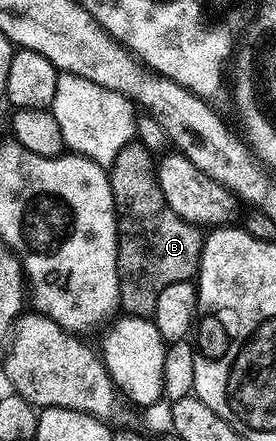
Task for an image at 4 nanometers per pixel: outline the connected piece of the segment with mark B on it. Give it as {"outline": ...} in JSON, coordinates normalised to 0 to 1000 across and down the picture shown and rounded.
{"outline":[[[453,329],[388,390],[424,481],[424,678],[464,717],[551,721],[562,687],[576,687],[576,669],[598,653],[710,630],[736,528],[612,467],[569,413],[558,349],[522,329]]]}

